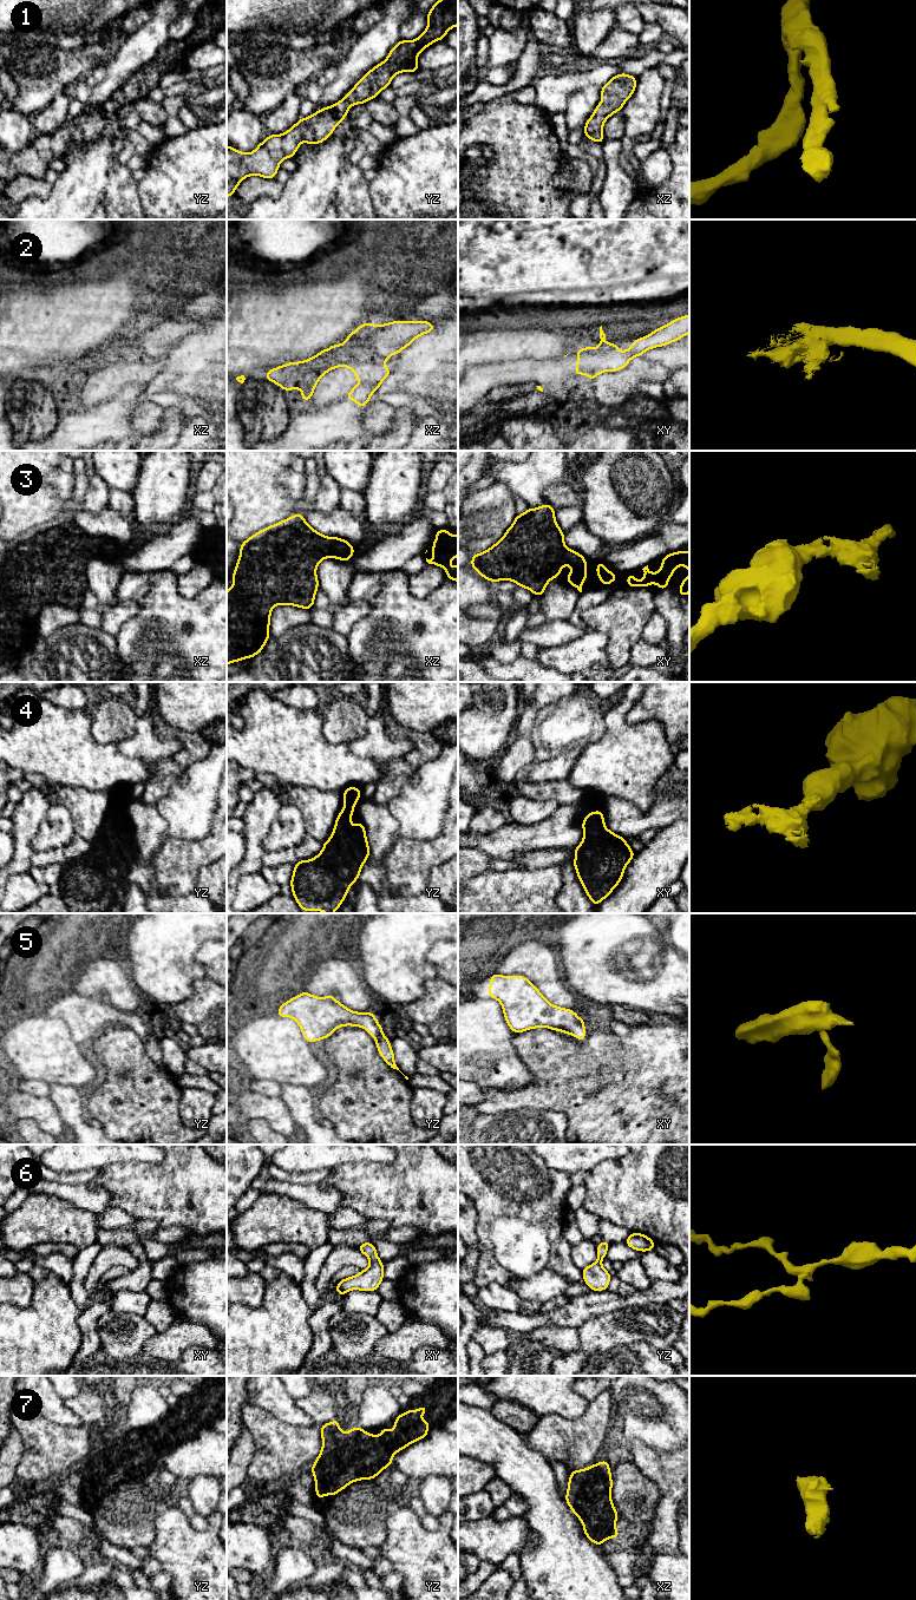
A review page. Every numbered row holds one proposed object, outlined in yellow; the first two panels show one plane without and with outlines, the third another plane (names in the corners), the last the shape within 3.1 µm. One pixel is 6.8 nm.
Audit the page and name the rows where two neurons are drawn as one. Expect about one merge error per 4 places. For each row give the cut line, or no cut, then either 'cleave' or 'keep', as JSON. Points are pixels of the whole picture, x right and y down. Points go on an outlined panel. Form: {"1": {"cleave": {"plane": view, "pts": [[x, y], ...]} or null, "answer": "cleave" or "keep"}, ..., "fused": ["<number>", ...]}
{"1": {"cleave": null, "answer": "keep"}, "2": {"cleave": null, "answer": "keep"}, "3": {"cleave": null, "answer": "keep"}, "4": {"cleave": null, "answer": "keep"}, "5": {"cleave": null, "answer": "keep"}, "6": {"cleave": null, "answer": "keep"}, "7": {"cleave": null, "answer": "keep"}, "fused": []}

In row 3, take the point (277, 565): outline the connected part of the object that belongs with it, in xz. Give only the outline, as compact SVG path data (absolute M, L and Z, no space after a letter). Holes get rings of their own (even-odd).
M301 512L246 539L231 577L233 586L227 591L227 664L262 653L270 637L270 615L275 605L293 605L305 610L314 606L319 589L316 569L322 559L348 562L353 555L354 547L349 542L319 533Z

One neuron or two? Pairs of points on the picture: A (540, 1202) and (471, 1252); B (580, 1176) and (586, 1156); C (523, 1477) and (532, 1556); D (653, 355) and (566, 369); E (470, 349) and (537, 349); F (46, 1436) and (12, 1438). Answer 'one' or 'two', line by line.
A: two
B: two
C: one
D: two
E: one
F: two

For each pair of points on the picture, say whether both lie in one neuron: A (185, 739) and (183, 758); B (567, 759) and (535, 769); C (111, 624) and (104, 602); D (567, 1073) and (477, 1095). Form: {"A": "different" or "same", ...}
{"A": "same", "B": "same", "C": "different", "D": "different"}

